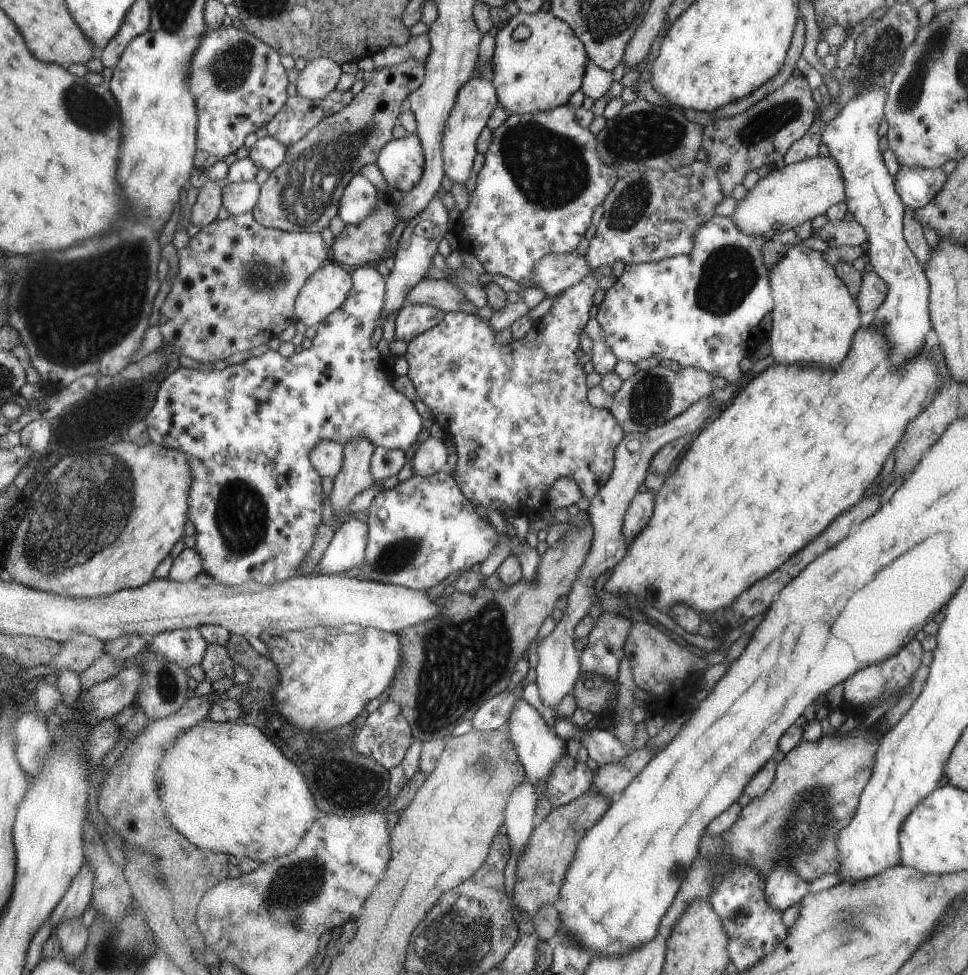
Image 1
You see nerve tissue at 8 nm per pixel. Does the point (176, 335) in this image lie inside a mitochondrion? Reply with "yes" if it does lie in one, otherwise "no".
no

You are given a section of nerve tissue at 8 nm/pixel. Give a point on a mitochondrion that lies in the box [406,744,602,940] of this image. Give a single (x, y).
(482, 762)

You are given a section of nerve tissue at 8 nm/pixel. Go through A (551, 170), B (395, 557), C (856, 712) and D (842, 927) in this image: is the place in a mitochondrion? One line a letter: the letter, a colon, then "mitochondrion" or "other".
A: mitochondrion
B: mitochondrion
C: other
D: mitochondrion

